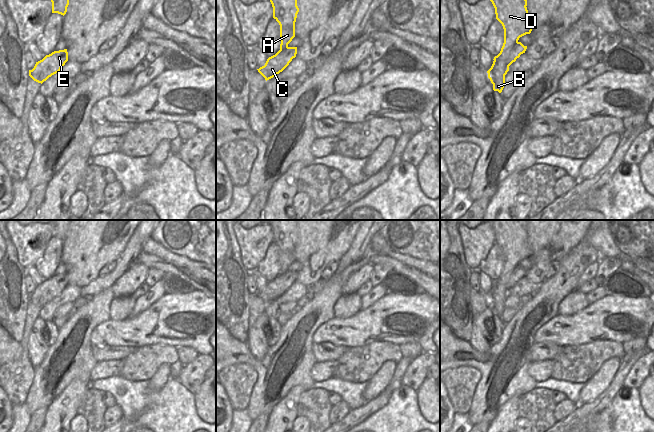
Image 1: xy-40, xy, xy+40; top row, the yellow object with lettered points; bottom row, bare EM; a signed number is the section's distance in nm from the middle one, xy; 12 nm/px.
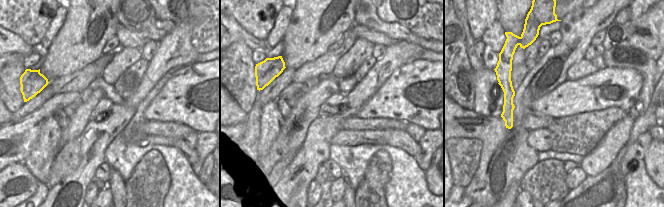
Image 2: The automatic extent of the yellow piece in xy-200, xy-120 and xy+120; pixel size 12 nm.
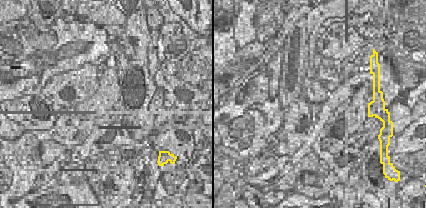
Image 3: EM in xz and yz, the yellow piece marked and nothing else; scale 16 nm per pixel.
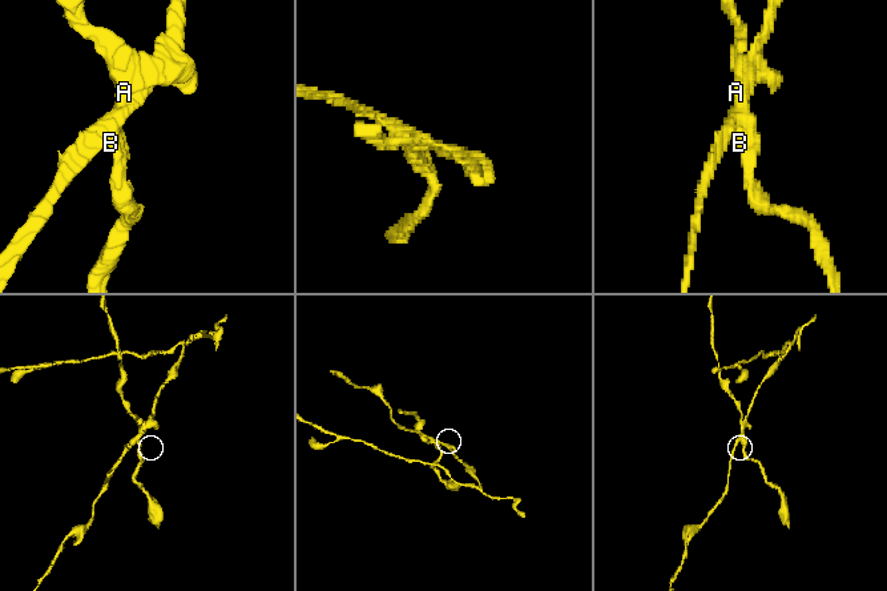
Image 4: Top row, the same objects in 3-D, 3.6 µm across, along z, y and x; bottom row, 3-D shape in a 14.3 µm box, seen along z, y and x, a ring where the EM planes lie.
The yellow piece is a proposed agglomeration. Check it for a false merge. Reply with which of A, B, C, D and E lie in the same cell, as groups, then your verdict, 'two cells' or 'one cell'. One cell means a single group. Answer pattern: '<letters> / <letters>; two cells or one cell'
A B D / C E; two cells

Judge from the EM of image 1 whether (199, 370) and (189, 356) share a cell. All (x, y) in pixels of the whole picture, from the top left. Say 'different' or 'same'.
different

